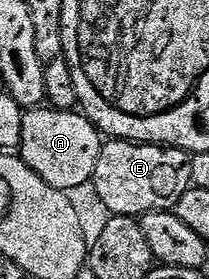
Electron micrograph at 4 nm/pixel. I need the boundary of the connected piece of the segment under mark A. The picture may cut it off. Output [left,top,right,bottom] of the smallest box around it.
[17,106,103,194]

